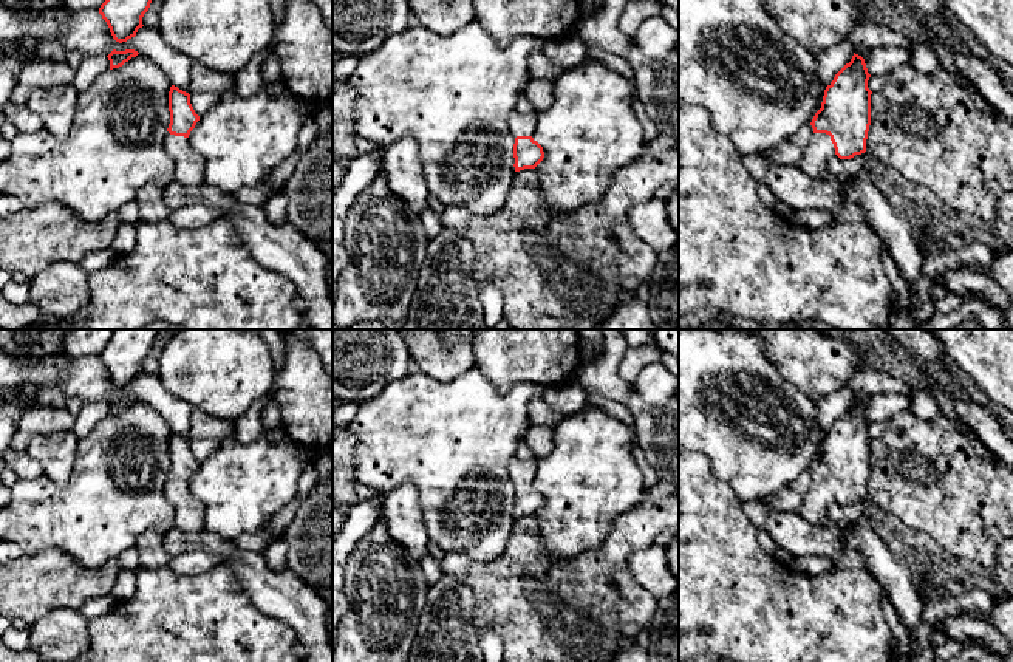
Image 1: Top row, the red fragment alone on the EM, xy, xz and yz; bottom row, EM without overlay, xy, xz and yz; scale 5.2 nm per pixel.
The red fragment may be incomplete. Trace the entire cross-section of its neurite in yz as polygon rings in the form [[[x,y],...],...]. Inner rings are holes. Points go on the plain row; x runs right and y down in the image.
[[[854,399],[826,433],[821,455],[810,469],[813,483],[796,510],[810,527],[829,526],[826,514],[835,503],[851,506],[866,498],[872,441],[869,424],[865,405]]]

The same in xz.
[[[537,456],[529,461],[513,458],[507,467],[507,472],[515,483],[515,518],[535,515],[544,504],[543,493],[532,484],[537,476]]]

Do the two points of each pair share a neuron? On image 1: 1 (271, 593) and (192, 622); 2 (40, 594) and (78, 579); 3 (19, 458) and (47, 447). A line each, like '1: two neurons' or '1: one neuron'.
1: two neurons
2: one neuron
3: two neurons

